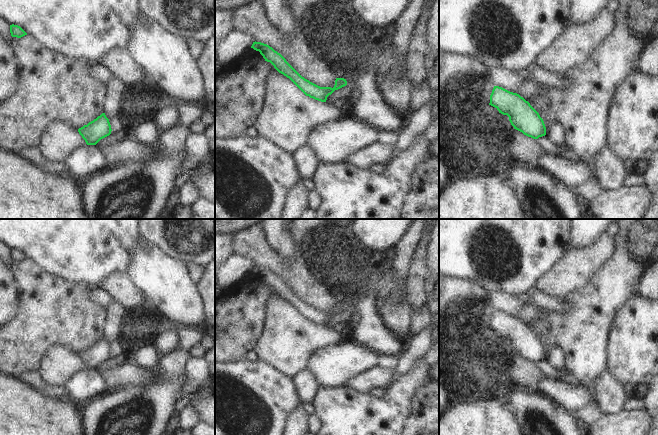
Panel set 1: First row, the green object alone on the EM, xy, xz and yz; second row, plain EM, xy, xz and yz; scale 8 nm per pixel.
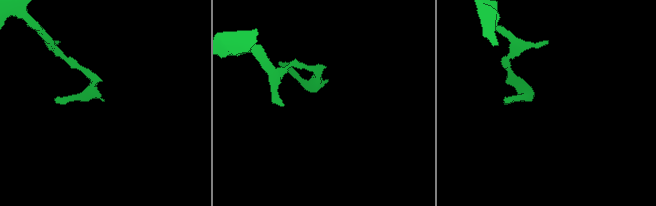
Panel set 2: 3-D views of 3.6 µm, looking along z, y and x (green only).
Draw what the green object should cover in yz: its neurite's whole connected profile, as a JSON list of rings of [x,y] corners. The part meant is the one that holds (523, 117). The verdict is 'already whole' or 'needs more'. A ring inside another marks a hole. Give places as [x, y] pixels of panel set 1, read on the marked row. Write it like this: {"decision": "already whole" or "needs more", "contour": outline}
{"decision": "already whole", "contour": [[[494,86],[489,105],[507,115],[514,129],[533,139],[546,135],[546,127],[539,113],[517,93]]]}

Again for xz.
{"decision": "already whole", "contour": [[[255,41],[251,48],[259,51],[265,61],[270,62],[279,73],[289,78],[306,96],[315,100],[326,102],[327,97],[335,90],[347,85],[346,79],[336,78],[333,88],[320,87],[302,77],[280,53],[269,45]]]}

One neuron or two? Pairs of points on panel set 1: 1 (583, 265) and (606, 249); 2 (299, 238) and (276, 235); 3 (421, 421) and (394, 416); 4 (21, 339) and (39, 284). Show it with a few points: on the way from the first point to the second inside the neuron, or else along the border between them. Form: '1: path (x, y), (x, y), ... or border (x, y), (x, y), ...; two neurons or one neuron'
1: path (589, 259), (600, 251); one neuron
2: border (290, 229), (292, 239), (300, 251); two neurons
3: border (413, 396), (410, 402), (410, 412), (403, 424); two neurons
4: path (35, 325), (39, 321), (39, 298); one neuron

